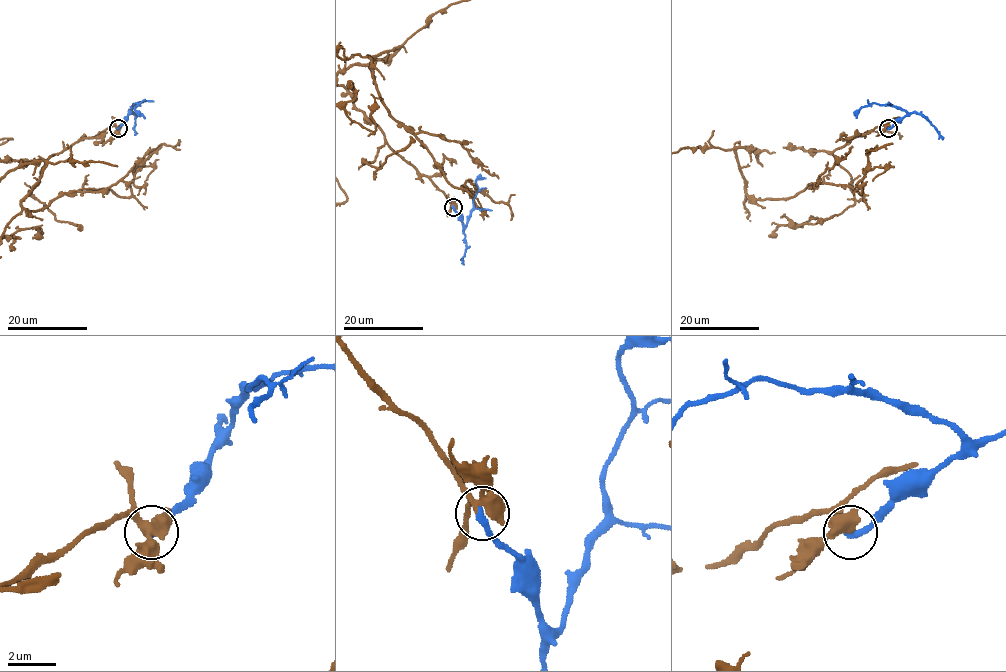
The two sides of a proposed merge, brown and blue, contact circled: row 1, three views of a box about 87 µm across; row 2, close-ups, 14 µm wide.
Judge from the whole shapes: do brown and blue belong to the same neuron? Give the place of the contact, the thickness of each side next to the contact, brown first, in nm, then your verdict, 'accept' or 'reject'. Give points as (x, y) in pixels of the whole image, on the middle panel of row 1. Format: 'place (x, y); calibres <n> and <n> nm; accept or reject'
place (453, 207); calibres 550 and 320 nm; accept

